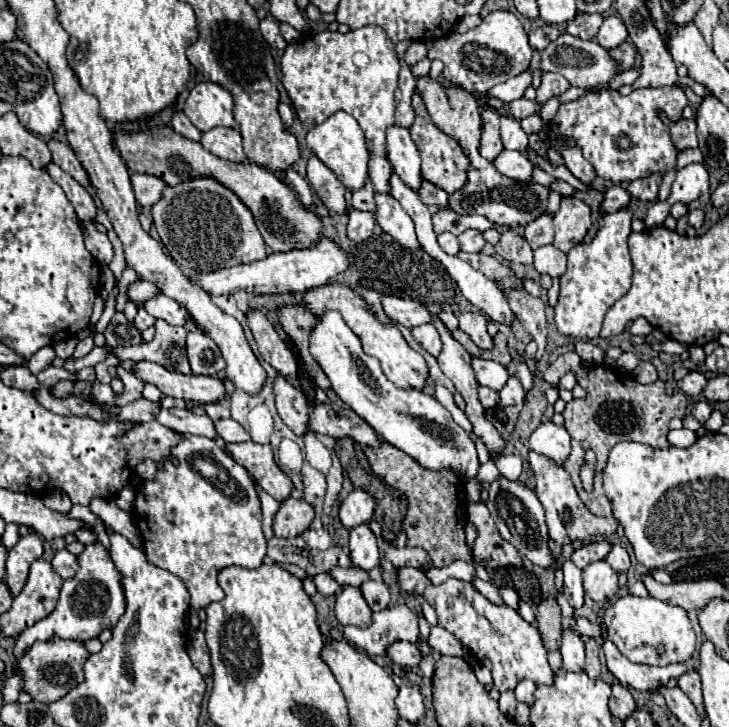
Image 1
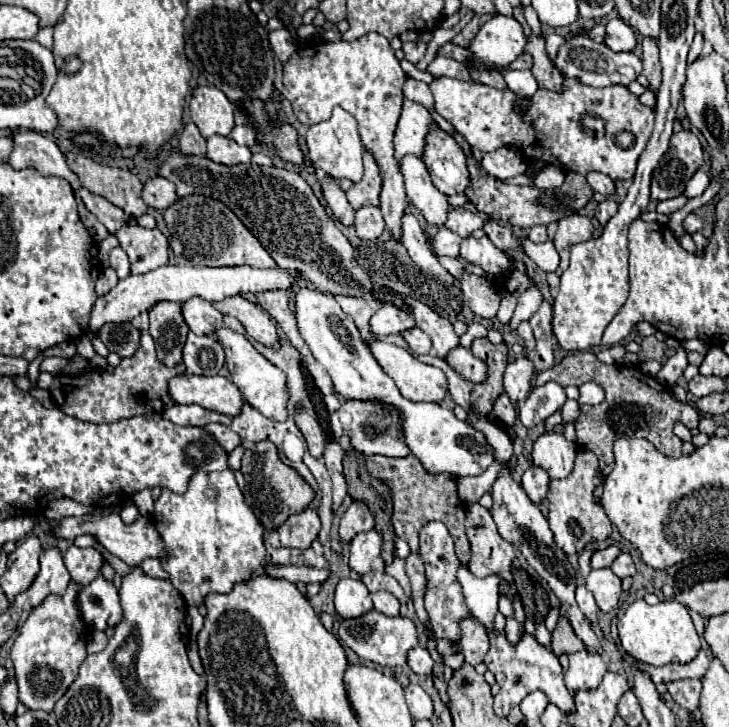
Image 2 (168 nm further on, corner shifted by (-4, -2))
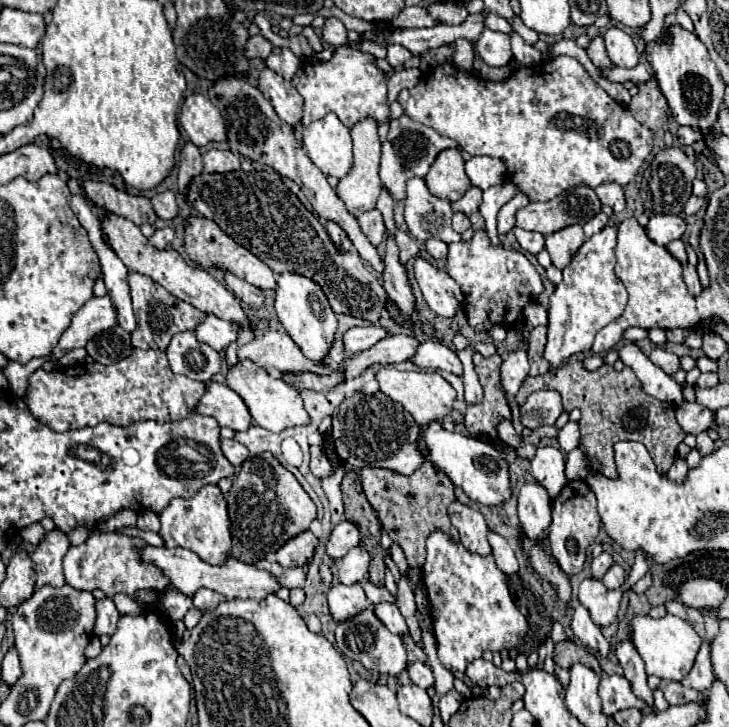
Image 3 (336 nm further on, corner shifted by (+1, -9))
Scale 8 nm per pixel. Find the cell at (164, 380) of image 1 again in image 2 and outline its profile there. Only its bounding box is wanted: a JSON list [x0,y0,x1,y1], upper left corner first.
[168,374,242,416]

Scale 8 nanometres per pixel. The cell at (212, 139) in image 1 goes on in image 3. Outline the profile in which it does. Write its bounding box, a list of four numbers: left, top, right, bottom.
[203,149,239,173]

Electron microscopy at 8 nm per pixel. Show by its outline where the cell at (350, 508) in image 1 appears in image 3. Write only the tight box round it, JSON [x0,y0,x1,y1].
[325,521,361,559]

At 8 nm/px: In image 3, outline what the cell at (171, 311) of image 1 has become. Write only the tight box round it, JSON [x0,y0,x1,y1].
[195,315,241,351]

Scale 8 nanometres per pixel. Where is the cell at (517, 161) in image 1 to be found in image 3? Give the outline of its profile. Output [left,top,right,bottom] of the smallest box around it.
[465,157,507,189]

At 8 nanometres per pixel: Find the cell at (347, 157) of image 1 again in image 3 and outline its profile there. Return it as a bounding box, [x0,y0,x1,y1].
[303,113,351,179]

